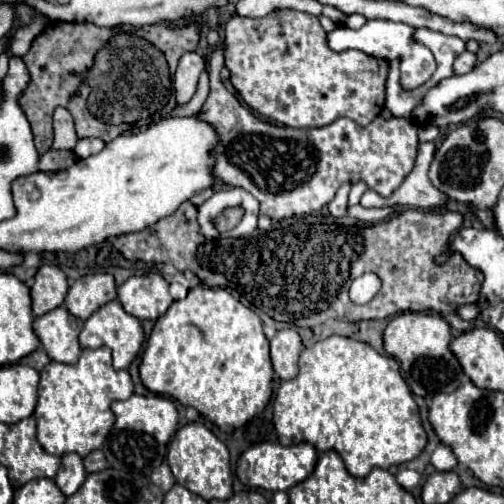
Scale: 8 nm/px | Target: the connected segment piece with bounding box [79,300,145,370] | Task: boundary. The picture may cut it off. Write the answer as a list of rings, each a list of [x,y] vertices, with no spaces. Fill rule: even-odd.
[[[111,300],[109,304],[101,306],[97,312],[91,314],[91,318],[83,324],[83,330],[79,334],[79,344],[83,348],[99,348],[99,346],[107,346],[111,348],[113,352],[113,366],[117,370],[121,368],[127,368],[133,358],[139,354],[141,350],[141,344],[145,340],[145,334],[143,334],[143,328],[141,328],[141,322],[135,318],[135,316],[129,316],[121,304],[117,300]]]

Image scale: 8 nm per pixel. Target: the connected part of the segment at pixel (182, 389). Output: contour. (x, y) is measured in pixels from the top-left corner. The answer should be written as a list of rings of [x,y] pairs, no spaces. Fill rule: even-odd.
[[[199,284],[189,290],[185,300],[173,302],[155,322],[141,356],[139,378],[147,390],[159,396],[169,396],[183,406],[193,406],[221,432],[233,432],[247,424],[259,408],[265,410],[273,394],[273,366],[269,360],[269,342],[263,334],[263,322],[254,308],[245,305],[229,289]]]

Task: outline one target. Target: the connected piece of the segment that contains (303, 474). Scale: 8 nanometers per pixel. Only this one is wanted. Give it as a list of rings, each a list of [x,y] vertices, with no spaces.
[[[263,442],[241,454],[235,466],[235,474],[249,488],[263,488],[277,492],[277,490],[289,490],[291,486],[305,480],[313,472],[315,462],[317,462],[317,450],[307,442],[297,446],[279,446],[279,444]]]

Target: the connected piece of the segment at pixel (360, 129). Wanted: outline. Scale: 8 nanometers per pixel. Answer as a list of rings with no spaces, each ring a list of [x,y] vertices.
[[[217,48],[209,60],[209,78],[211,78],[211,94],[207,102],[203,104],[199,118],[211,122],[219,132],[219,146],[215,148],[215,178],[223,180],[229,186],[243,188],[251,192],[259,204],[263,216],[269,216],[271,220],[283,220],[291,216],[309,216],[313,212],[319,212],[323,206],[327,206],[341,184],[357,184],[365,182],[369,190],[375,190],[379,196],[391,196],[405,176],[413,170],[415,158],[417,158],[417,126],[409,118],[385,118],[377,116],[369,126],[359,126],[357,122],[349,118],[337,118],[333,124],[321,126],[321,128],[289,128],[289,126],[277,126],[259,120],[247,106],[243,106],[235,94],[231,94],[221,78],[219,72],[223,68],[223,50]]]

